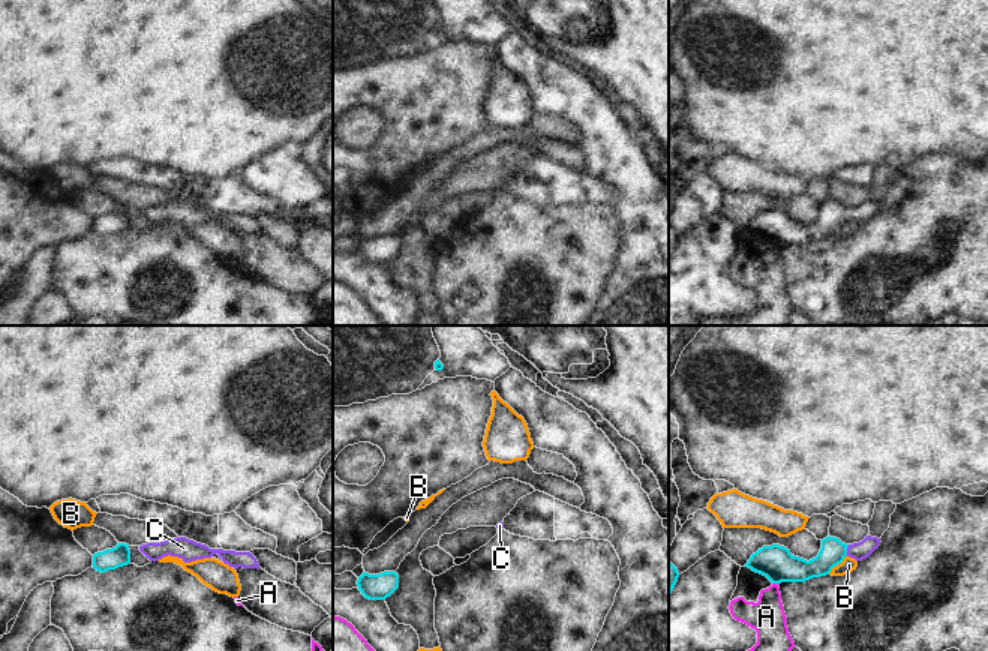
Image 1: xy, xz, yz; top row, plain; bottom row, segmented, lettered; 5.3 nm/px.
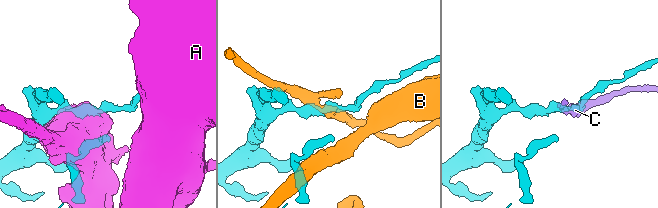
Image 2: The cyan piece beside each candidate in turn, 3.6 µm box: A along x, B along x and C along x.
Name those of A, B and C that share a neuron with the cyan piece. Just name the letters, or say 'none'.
C

